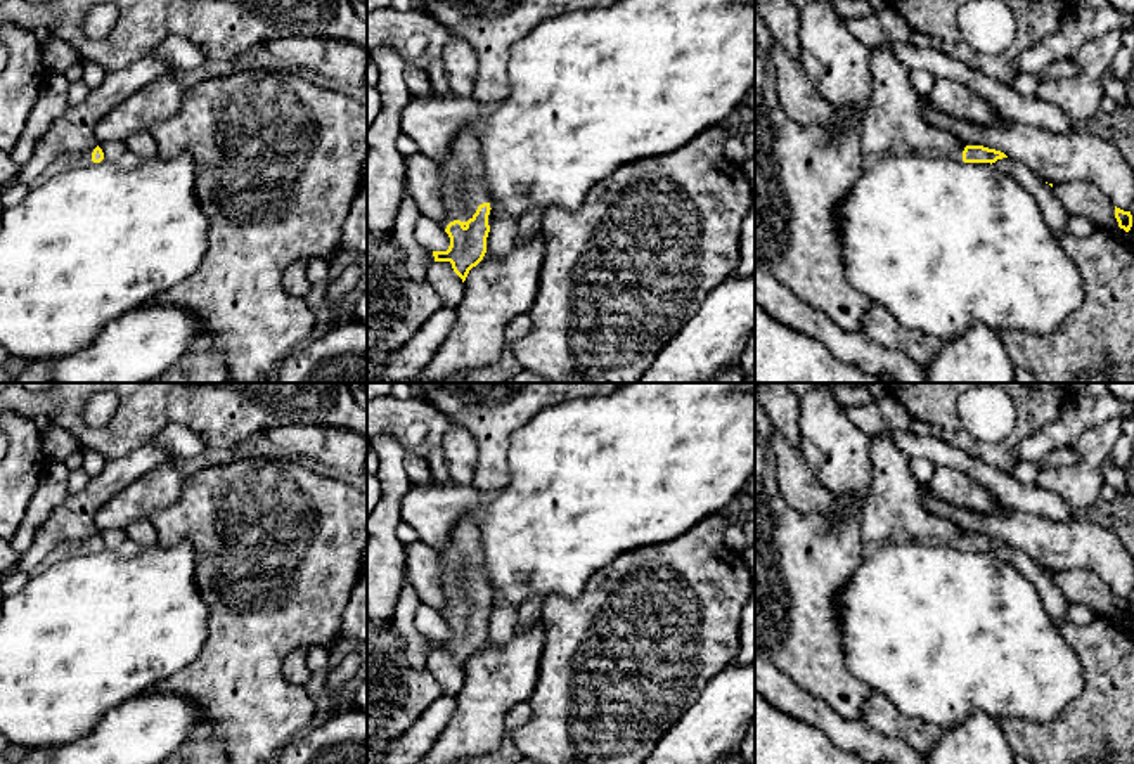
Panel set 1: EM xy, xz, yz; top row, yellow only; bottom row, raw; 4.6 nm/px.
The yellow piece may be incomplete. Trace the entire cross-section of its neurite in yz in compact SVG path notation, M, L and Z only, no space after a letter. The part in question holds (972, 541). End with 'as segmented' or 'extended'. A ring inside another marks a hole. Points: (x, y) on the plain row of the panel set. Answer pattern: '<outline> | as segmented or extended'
M966 534L944 544L954 549L990 551L990 553L995 551L997 547L1008 546L1004 541L983 534Z | extended

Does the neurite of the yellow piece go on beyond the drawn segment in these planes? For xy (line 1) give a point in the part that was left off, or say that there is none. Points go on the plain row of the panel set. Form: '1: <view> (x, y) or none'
1: xy (85, 546)

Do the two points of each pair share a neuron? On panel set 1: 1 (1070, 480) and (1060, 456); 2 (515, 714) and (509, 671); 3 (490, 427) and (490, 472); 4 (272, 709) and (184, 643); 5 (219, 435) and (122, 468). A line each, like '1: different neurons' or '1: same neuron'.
1: different neurons
2: different neurons
3: same neuron
4: different neurons
5: different neurons

